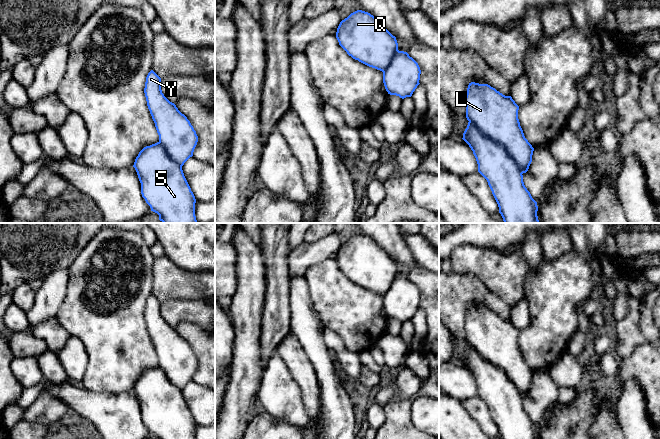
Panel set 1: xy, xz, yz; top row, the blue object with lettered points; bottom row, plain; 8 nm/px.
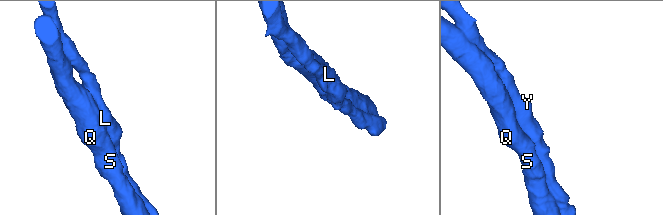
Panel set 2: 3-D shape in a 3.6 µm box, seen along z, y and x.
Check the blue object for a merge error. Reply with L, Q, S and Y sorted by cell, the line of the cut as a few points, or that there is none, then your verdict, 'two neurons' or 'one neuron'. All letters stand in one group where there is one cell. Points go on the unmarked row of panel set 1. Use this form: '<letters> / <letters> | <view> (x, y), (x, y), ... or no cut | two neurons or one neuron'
L Q S Y | no cut | one neuron

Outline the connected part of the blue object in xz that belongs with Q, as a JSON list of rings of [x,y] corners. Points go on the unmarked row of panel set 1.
[[[351,237],[340,246],[336,262],[353,283],[383,296],[388,318],[411,321],[420,308],[418,287],[407,276],[398,274],[396,261],[370,237]]]

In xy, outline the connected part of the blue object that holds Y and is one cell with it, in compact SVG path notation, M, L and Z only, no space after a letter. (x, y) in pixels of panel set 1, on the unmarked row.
M151 294L145 306L147 330L155 347L159 365L144 371L135 383L141 418L151 435L158 439L195 439L196 423L184 400L182 390L193 380L198 360L187 341L162 317L161 302Z

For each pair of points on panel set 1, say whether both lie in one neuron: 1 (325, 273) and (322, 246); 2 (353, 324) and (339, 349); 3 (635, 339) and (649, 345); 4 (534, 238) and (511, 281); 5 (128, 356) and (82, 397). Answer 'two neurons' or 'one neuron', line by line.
1: two neurons
2: two neurons
3: two neurons
4: two neurons
5: two neurons

